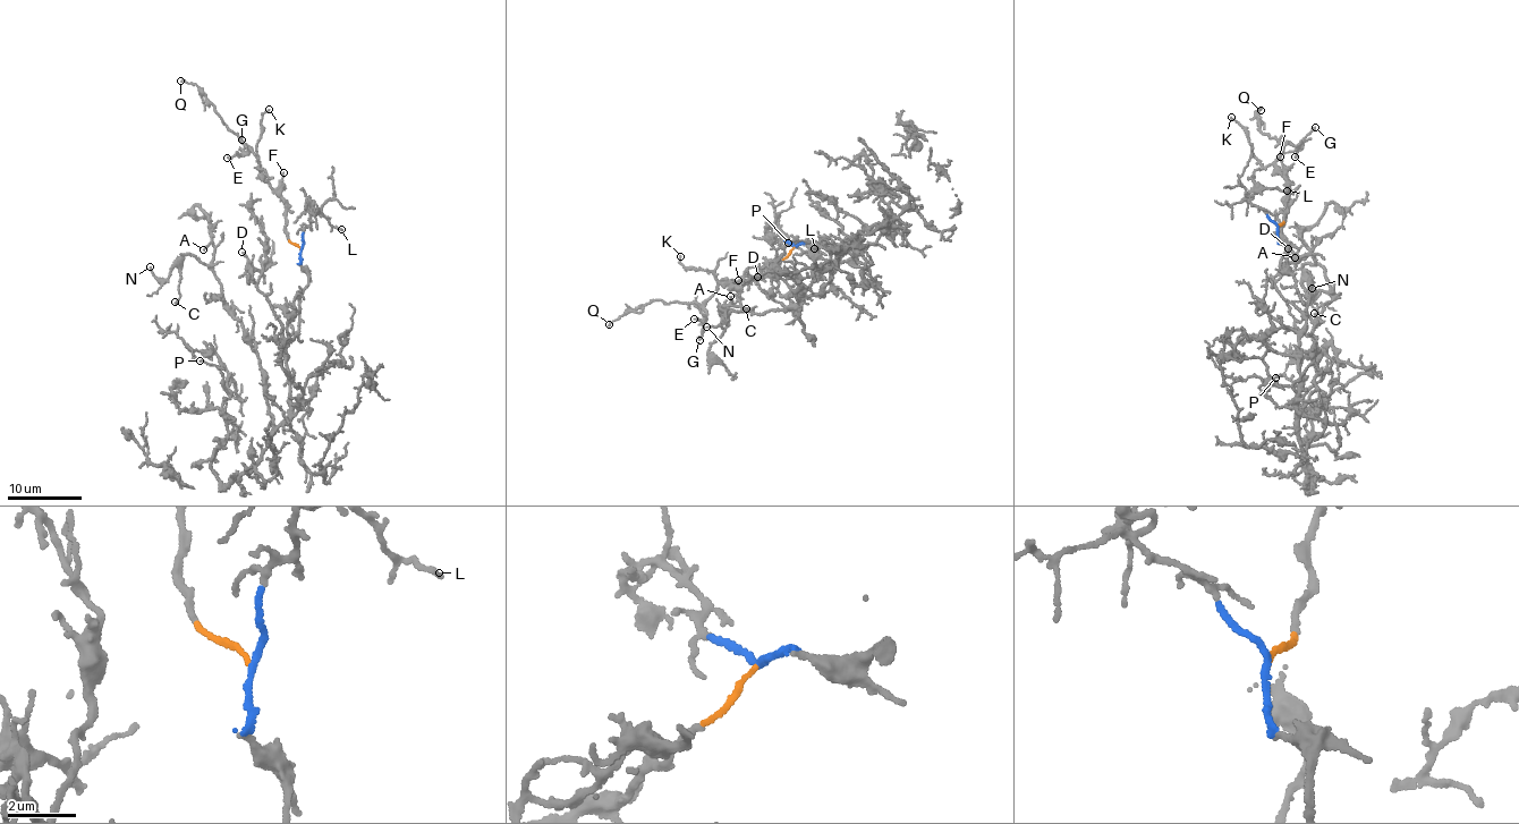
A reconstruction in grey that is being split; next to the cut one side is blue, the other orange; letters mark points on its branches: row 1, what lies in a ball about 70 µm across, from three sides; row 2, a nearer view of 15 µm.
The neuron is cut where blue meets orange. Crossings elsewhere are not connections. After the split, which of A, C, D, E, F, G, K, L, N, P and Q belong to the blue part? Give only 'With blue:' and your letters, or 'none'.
With blue: A, C, D, L, N, P

